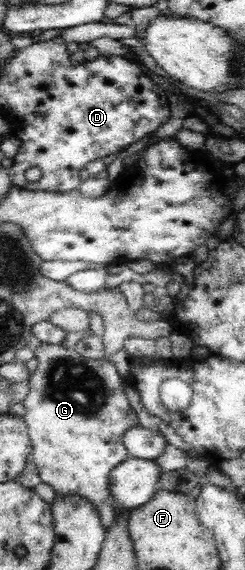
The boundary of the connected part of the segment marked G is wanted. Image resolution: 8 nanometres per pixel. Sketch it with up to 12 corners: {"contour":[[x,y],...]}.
{"contour":[[34,349],[30,462],[115,523],[110,473],[139,425],[109,357]]}

